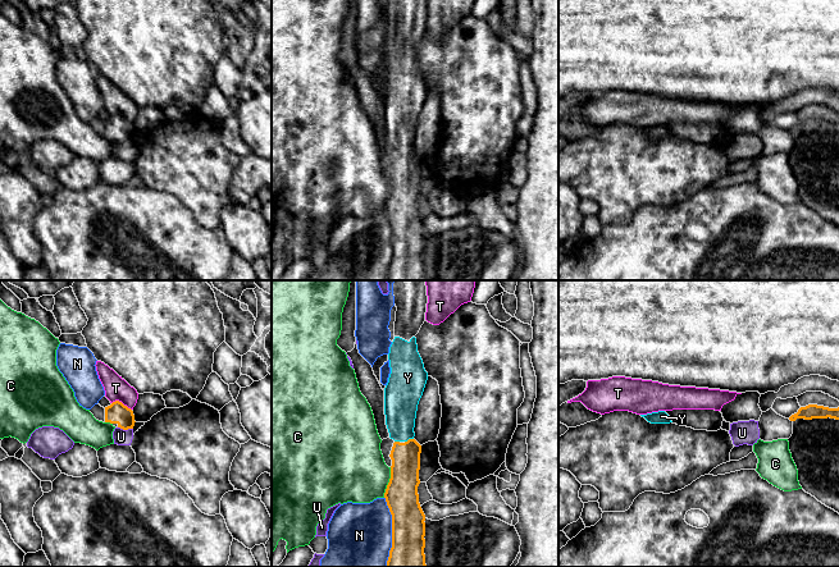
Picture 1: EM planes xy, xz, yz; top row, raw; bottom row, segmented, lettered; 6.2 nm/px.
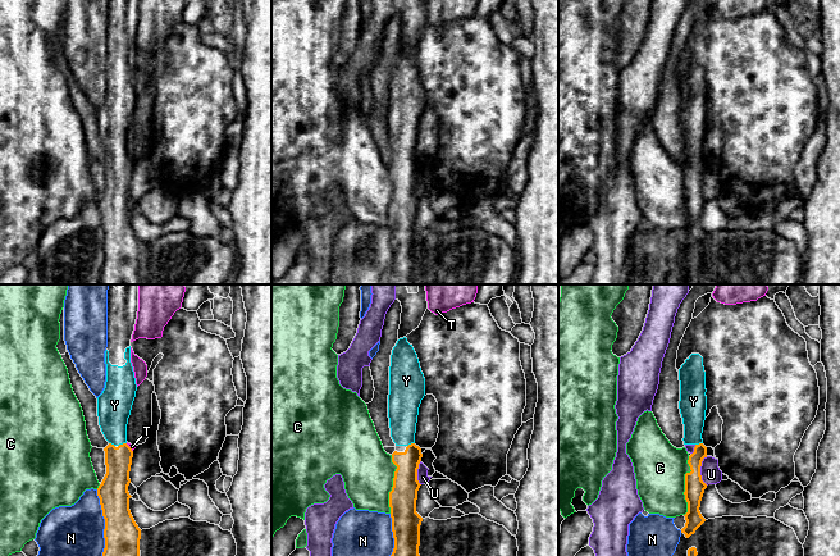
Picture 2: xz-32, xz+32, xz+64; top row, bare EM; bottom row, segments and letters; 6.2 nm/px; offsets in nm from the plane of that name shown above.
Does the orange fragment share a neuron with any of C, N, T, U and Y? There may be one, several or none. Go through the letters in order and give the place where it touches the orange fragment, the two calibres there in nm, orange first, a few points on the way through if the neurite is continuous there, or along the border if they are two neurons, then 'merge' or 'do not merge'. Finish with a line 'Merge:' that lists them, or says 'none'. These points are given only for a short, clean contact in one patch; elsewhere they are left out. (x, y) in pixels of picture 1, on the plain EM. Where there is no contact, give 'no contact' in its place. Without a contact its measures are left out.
C: xz (388, 196) | 200/420 nm | along xz (391, 181), (391, 191), (383, 210) | do not merge
N: xz (392, 245) | 240/400 nm | do not merge
T: xy (121, 115) | 140/150 nm | along xy (112, 115), (121, 114), (131, 123) | do not merge
U: xy (126, 142) | 140/100 nm | do not merge
Y: xz (409, 152) | 180/220 nm | across xz (405, 170), (409, 165), (409, 152), (401, 142), (401, 114) | merge
Merge: Y

